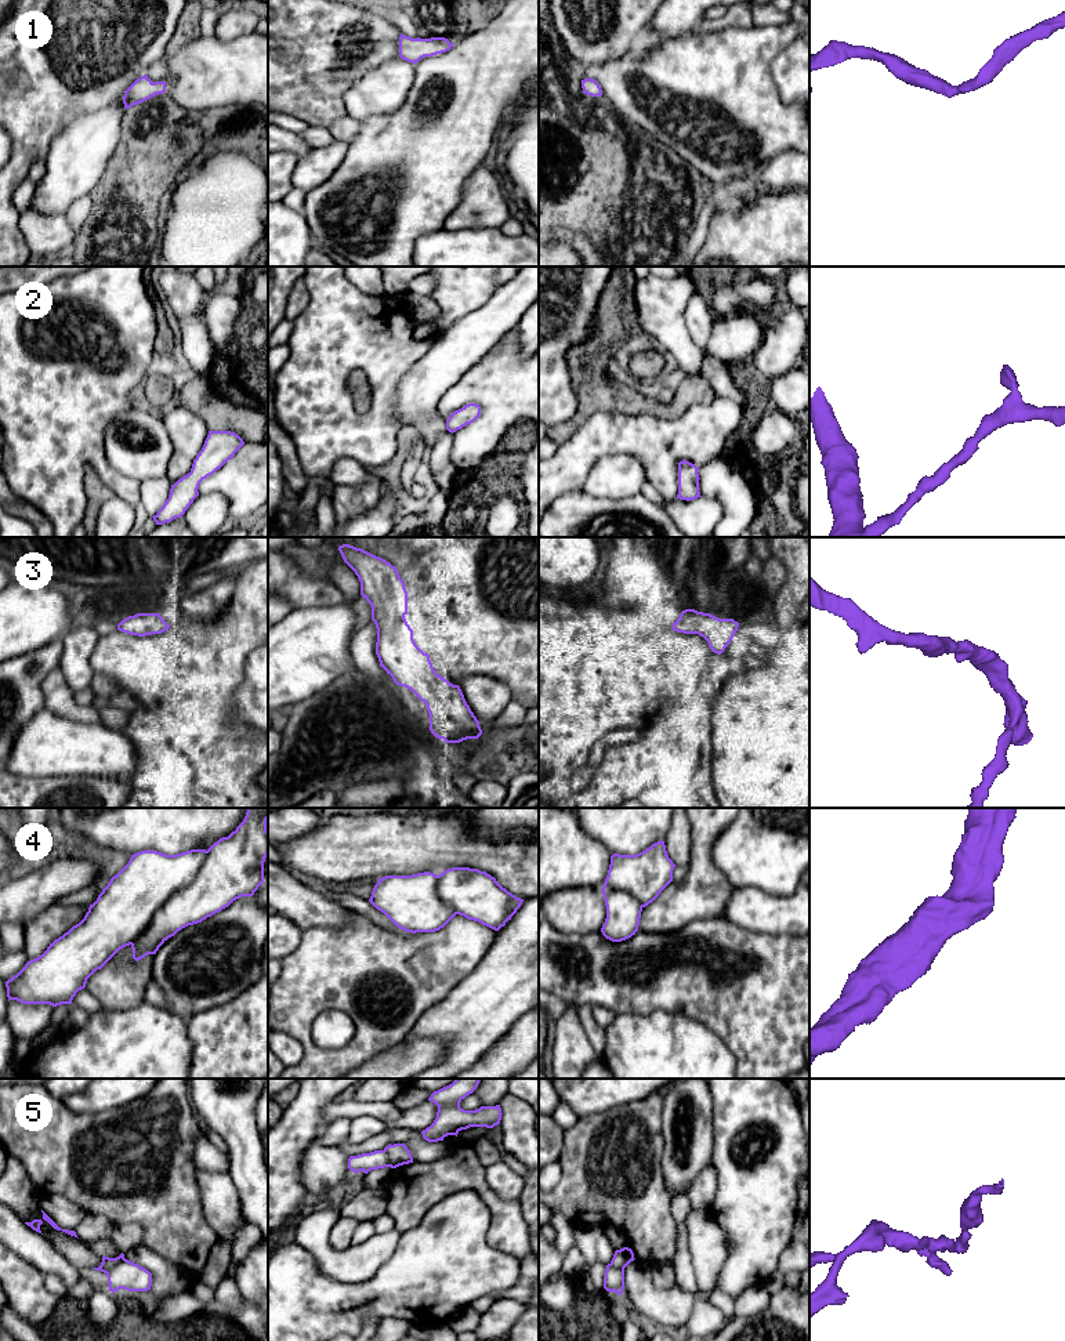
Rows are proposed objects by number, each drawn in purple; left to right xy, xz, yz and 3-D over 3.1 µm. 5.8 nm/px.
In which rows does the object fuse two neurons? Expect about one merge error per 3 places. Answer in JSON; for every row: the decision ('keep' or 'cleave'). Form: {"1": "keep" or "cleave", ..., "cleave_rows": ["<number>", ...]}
{"1": "keep", "2": "keep", "3": "keep", "4": "keep", "5": "cleave", "cleave_rows": ["5"]}

